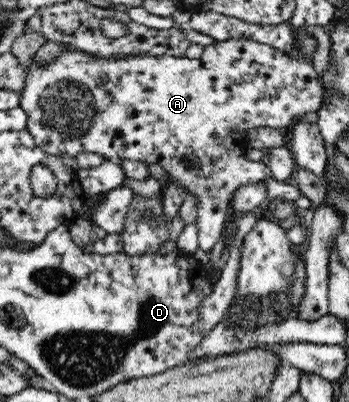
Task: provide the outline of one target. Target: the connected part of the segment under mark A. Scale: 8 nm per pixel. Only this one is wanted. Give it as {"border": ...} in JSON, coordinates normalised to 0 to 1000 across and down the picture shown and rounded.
{"border":[[[883,90],[880,100],[868,107],[868,124],[880,139],[871,149],[834,149],[819,142],[819,134],[802,124],[771,114],[768,109],[748,109],[734,100],[719,100],[716,92],[670,92],[653,100],[613,102],[587,117],[585,129],[573,144],[536,144],[536,142],[387,142],[367,147],[315,147],[289,149],[275,142],[241,137],[241,132],[189,132],[172,137],[152,157],[143,157],[129,172],[115,172],[103,164],[89,169],[74,199],[74,219],[54,241],[57,264],[63,274],[74,276],[80,286],[80,313],[74,321],[97,336],[97,351],[109,366],[120,368],[129,381],[140,386],[178,386],[218,388],[226,378],[252,376],[266,381],[292,381],[307,398],[341,398],[344,393],[381,393],[424,408],[427,403],[456,403],[481,428],[484,448],[510,450],[521,455],[539,480],[556,480],[573,490],[573,507],[567,507],[567,542],[562,555],[573,565],[567,577],[570,617],[585,622],[596,634],[625,597],[636,592],[636,577],[645,567],[645,537],[650,535],[650,507],[659,488],[670,473],[682,473],[691,463],[705,458],[734,458],[742,448],[777,443],[777,423],[768,410],[751,403],[722,403],[702,391],[705,328],[728,318],[779,316],[808,318],[825,313],[837,299],[860,294],[874,279],[905,276],[920,261],[926,246],[926,219],[920,197],[911,179],[897,167],[894,147],[903,142],[905,129],[905,97],[897,90]]]}

